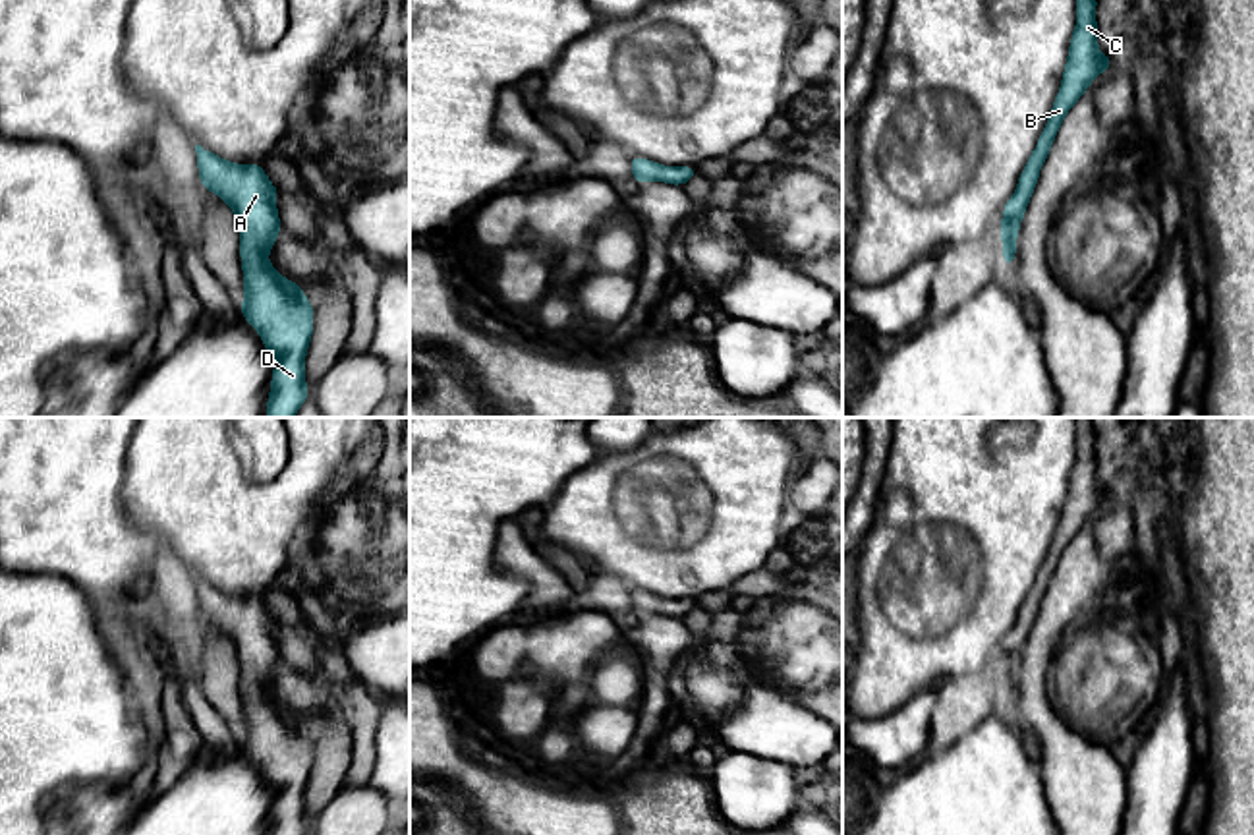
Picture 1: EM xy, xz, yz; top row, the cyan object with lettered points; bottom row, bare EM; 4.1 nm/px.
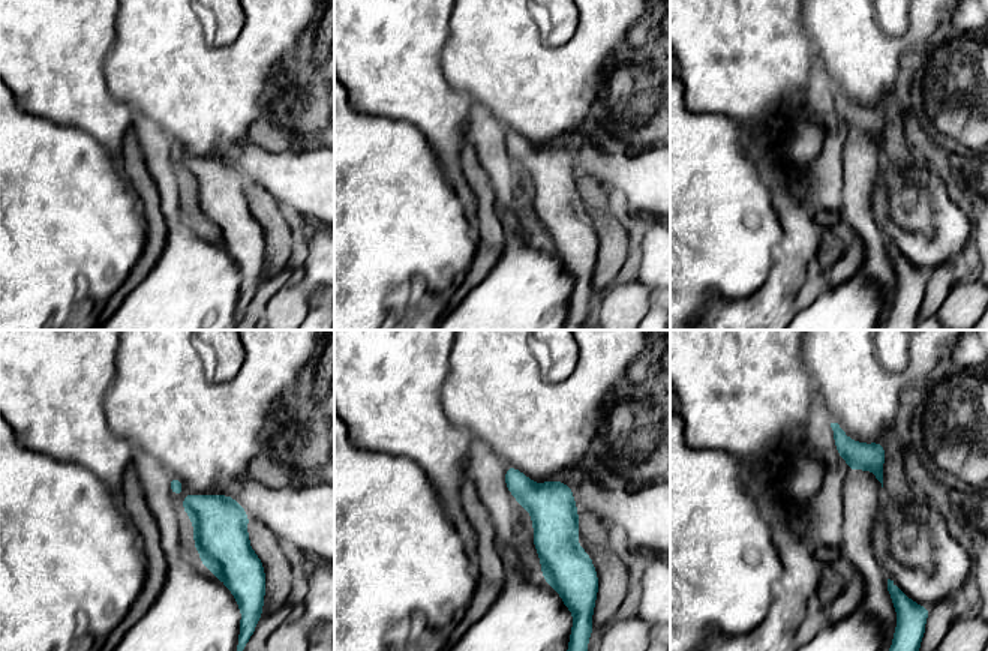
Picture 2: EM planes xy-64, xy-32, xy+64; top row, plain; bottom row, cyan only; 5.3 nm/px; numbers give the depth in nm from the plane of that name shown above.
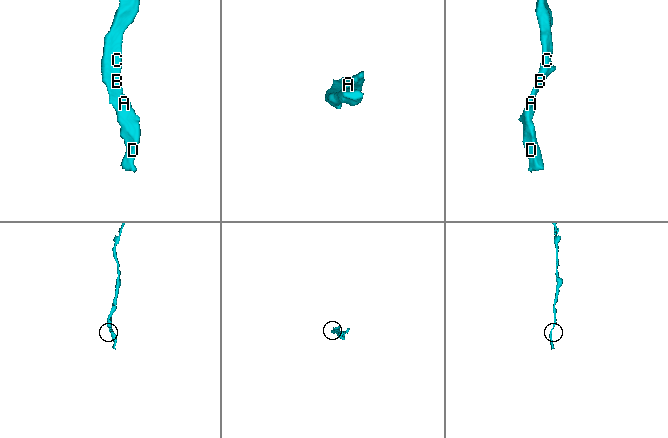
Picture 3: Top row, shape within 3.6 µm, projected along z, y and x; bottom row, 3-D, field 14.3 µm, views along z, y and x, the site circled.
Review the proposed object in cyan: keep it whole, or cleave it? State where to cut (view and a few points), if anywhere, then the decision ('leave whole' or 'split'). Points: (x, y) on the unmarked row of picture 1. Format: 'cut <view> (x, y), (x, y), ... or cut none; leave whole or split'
cut none; leave whole

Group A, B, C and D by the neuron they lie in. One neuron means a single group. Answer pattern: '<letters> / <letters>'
A B C D

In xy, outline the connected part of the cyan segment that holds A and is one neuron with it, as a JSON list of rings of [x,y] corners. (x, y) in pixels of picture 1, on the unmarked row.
[[[195,578],[201,620],[232,640],[240,659],[243,702],[242,750],[259,765],[274,794],[269,835],[305,835],[305,787],[313,767],[313,738],[294,713],[269,698],[282,655],[278,620],[261,597],[234,597]]]

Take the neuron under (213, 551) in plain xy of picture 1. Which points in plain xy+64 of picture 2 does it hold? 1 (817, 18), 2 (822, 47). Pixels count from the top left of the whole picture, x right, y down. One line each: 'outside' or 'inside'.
1: inside
2: inside

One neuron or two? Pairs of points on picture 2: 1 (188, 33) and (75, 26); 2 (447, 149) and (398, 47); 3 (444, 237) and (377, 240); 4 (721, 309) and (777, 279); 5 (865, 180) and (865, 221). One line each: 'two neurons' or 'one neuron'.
1: two neurons
2: one neuron
3: one neuron
4: one neuron
5: one neuron

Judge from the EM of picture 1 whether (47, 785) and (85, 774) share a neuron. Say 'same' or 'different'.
same

